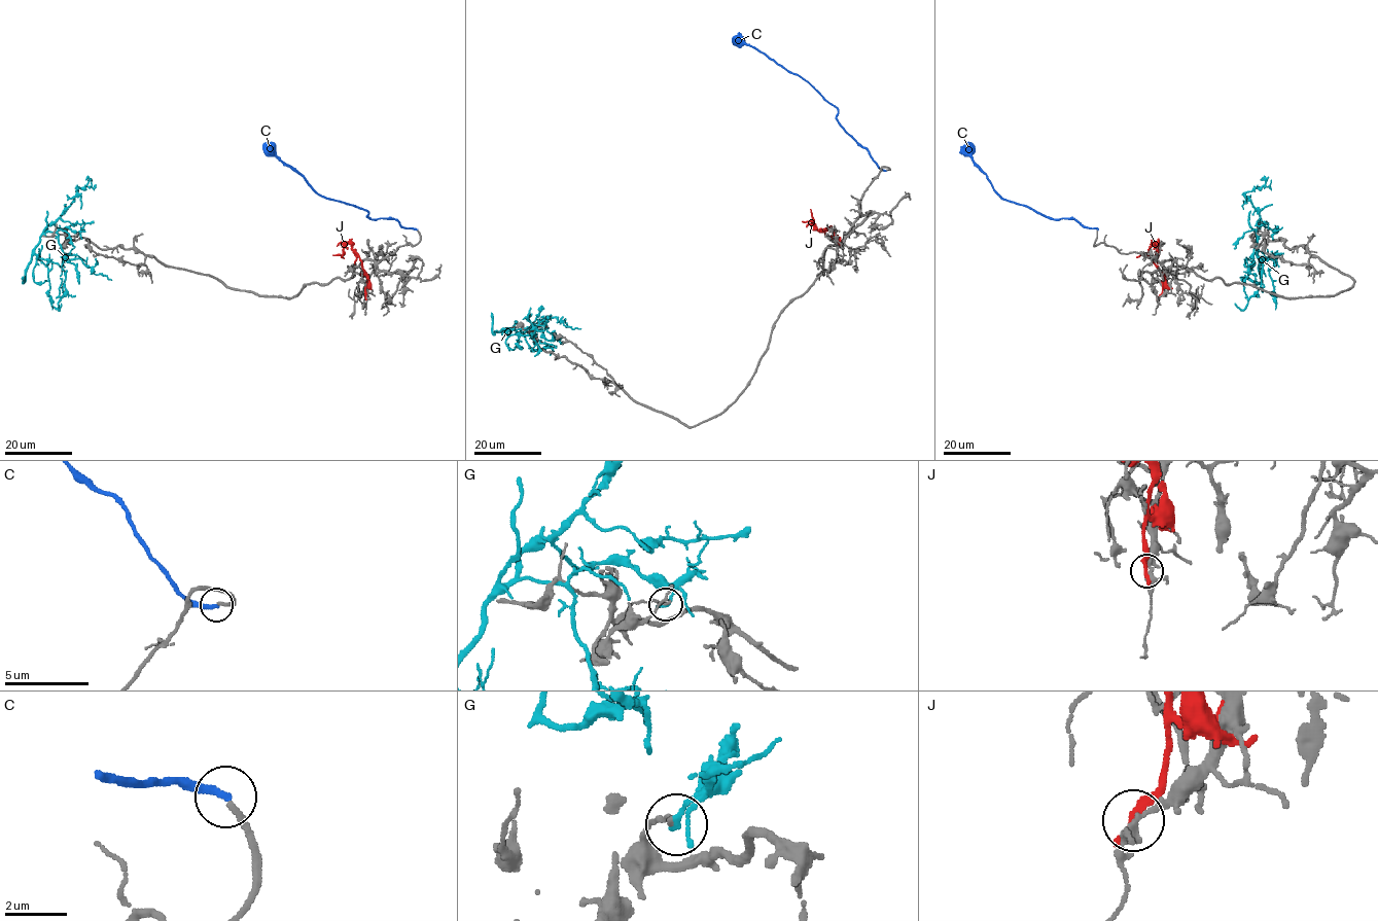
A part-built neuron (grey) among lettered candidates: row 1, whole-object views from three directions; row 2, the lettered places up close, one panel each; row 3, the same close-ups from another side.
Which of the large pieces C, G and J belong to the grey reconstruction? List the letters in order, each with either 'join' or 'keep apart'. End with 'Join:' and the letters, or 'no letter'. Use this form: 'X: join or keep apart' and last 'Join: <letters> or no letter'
C: keep apart
G: keep apart
J: keep apart
Join: no letter

